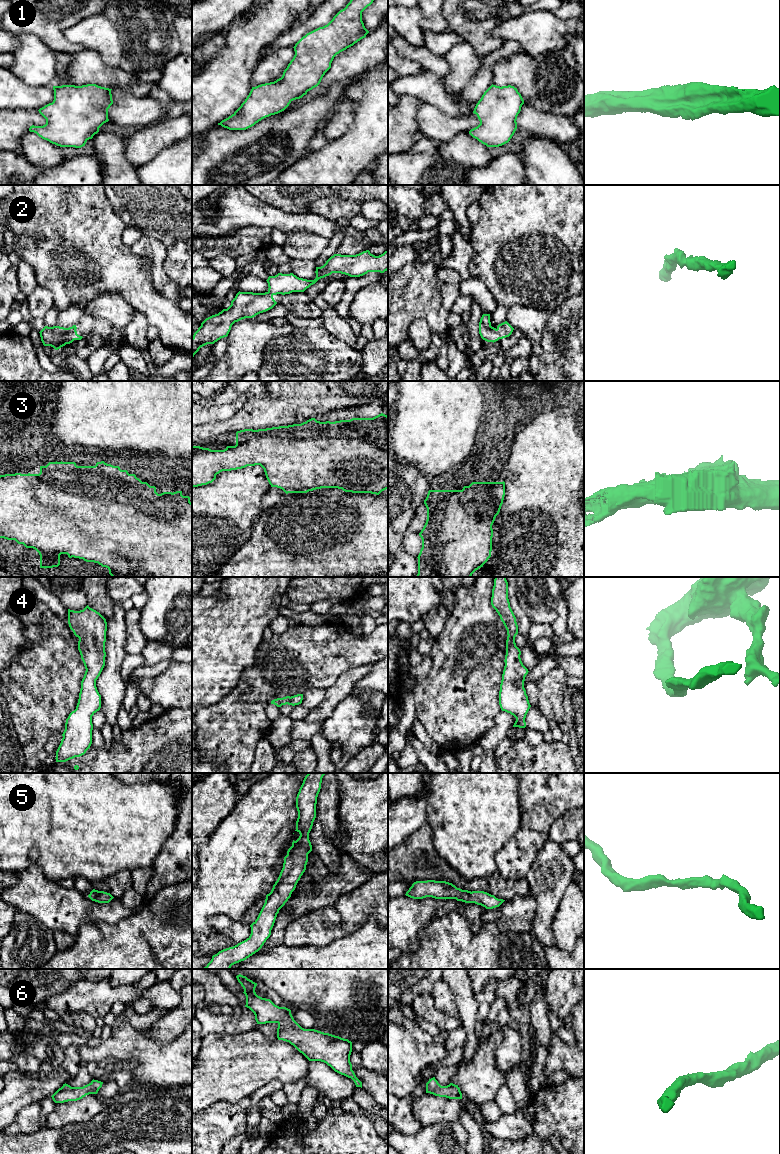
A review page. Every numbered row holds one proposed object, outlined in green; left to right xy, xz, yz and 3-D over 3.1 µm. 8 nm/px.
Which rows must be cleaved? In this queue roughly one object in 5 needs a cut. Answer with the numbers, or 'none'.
none

